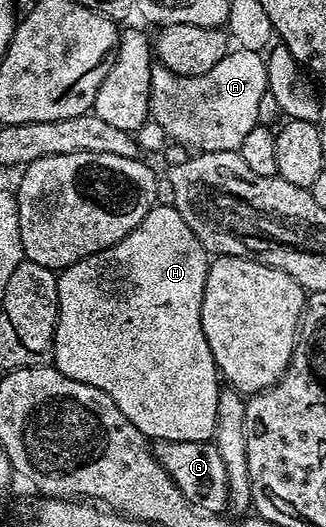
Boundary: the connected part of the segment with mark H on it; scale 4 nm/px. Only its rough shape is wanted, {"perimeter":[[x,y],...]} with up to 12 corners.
{"perimeter":[[156,204],[58,271],[53,364],[209,442],[209,255]]}

